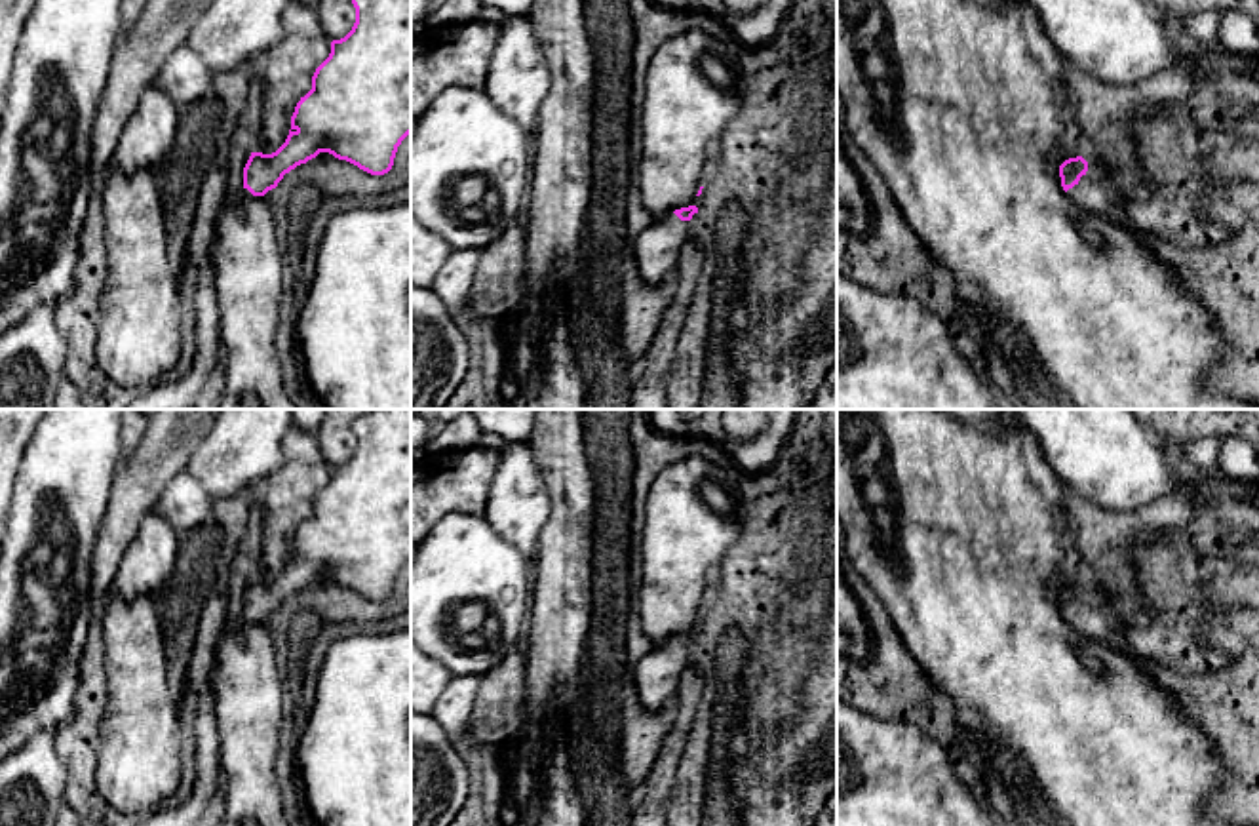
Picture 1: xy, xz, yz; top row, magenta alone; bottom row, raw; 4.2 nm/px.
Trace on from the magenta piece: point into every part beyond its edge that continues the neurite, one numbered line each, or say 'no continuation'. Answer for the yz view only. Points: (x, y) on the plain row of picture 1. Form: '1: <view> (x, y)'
1: yz (1100, 619)

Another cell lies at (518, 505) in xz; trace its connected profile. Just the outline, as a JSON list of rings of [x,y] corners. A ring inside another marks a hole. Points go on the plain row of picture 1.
[[[517,442],[500,451],[485,510],[493,531],[534,561],[538,535],[550,516],[550,506],[531,445]]]

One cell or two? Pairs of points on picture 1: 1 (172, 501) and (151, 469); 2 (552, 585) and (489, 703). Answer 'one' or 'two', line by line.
1: two
2: two

